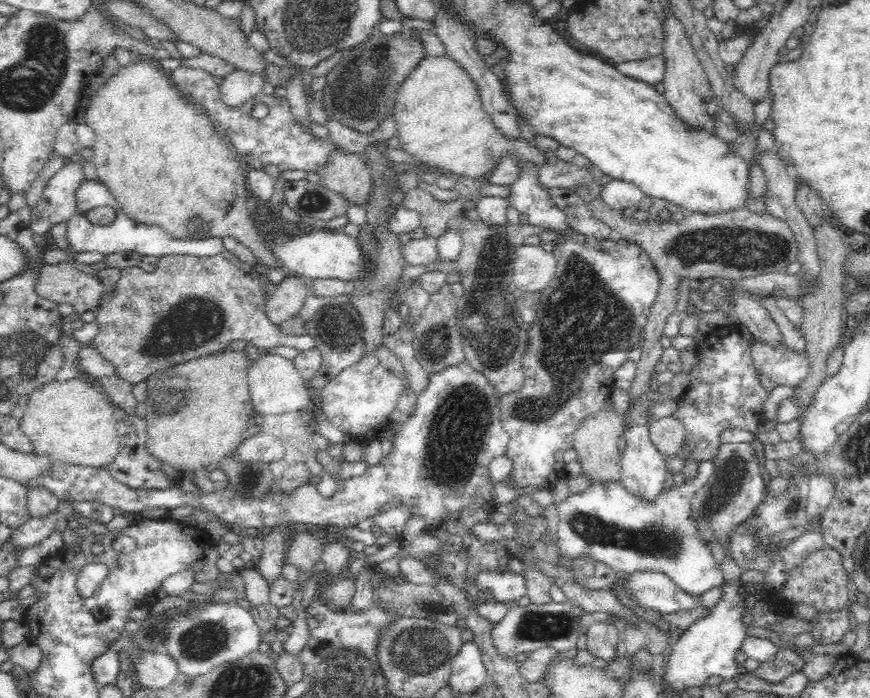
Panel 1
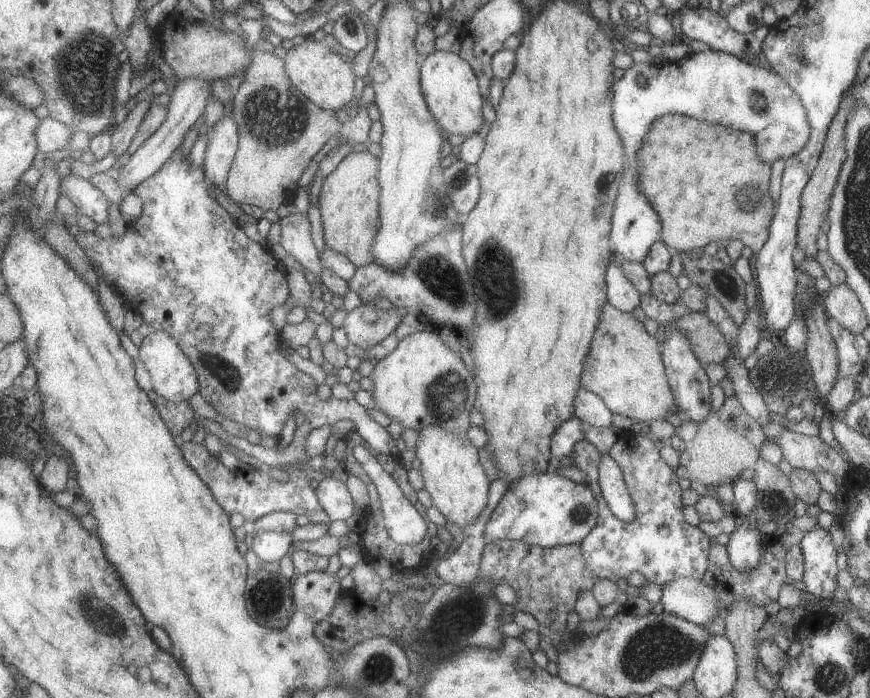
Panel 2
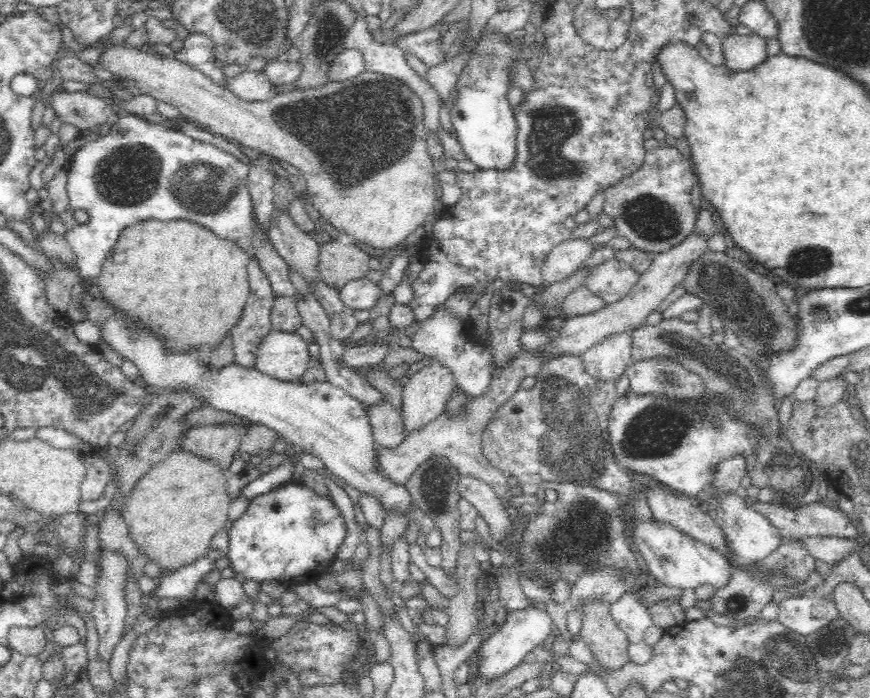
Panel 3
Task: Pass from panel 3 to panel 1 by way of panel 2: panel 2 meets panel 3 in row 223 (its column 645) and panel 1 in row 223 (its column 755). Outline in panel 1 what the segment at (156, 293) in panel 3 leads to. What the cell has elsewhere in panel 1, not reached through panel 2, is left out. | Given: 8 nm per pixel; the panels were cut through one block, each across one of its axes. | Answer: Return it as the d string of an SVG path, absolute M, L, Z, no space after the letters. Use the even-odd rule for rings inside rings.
M138 56L125 65L120 66L118 70L106 79L106 81L94 91L89 98L88 107L80 112L79 118L82 119L87 126L90 126L95 132L95 142L91 150L93 151L93 164L97 171L97 179L108 188L108 191L114 196L114 199L120 204L124 213L130 218L142 223L156 224L164 228L170 236L174 238L199 239L206 237L222 237L229 236L237 242L241 242L252 250L257 257L259 263L267 264L268 267L282 267L273 254L259 240L259 234L255 231L255 224L250 216L250 193L247 189L247 180L244 178L242 159L237 157L235 151L220 132L212 125L212 121L205 112L194 105L186 96L182 96L178 87L174 85L174 81L166 75L166 71L157 61L147 56Z

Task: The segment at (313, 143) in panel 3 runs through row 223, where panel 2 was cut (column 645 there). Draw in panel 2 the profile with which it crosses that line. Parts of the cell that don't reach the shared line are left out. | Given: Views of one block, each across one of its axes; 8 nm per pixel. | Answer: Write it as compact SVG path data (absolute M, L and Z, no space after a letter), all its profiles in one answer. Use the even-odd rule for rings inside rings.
M605 304L599 318L599 328L594 332L590 352L583 366L581 388L599 396L609 412L626 416L633 423L644 422L649 425L653 420L665 421L667 414L676 411L676 408L665 376L660 342L659 335L649 336L643 328L643 323L633 318L631 313L624 313L610 304Z

